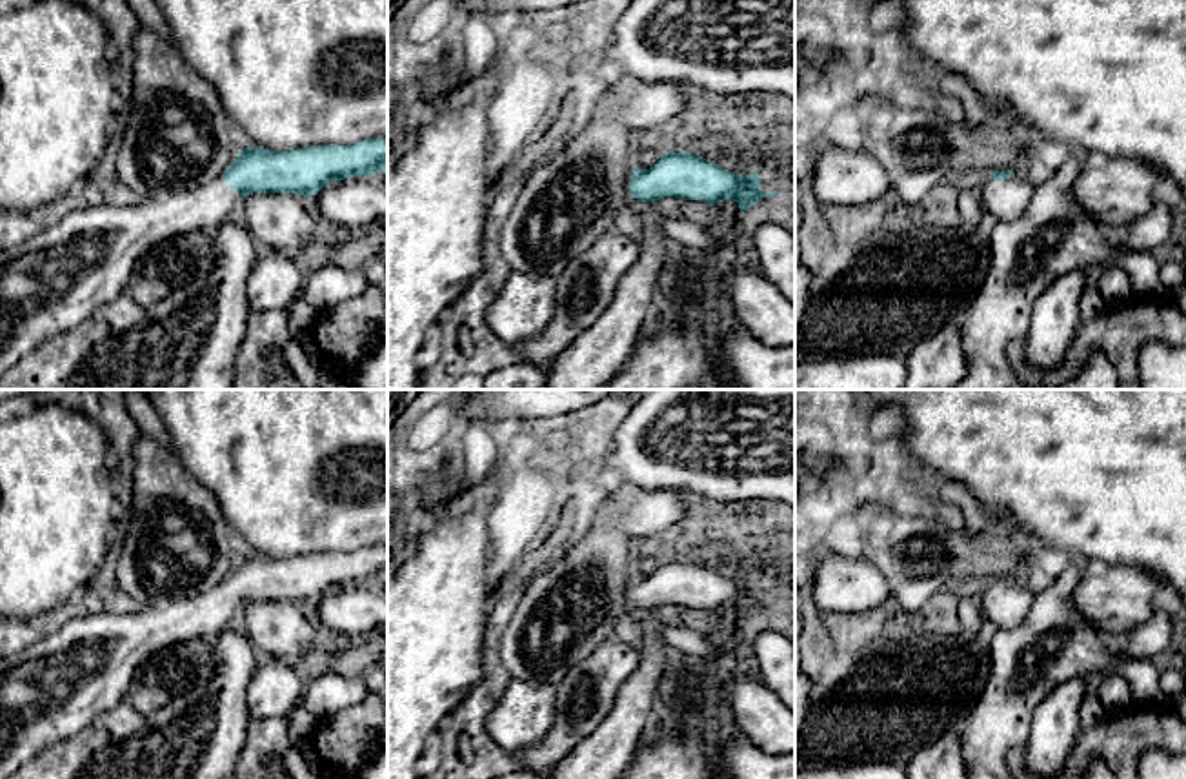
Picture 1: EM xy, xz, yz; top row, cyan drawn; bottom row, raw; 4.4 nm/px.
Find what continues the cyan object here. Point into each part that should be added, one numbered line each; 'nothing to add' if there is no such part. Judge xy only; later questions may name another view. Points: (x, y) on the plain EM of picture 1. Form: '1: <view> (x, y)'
1: xy (50, 690)

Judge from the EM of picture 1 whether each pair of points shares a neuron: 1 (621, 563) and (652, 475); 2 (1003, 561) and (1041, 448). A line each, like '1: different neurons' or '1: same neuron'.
1: different neurons
2: different neurons

